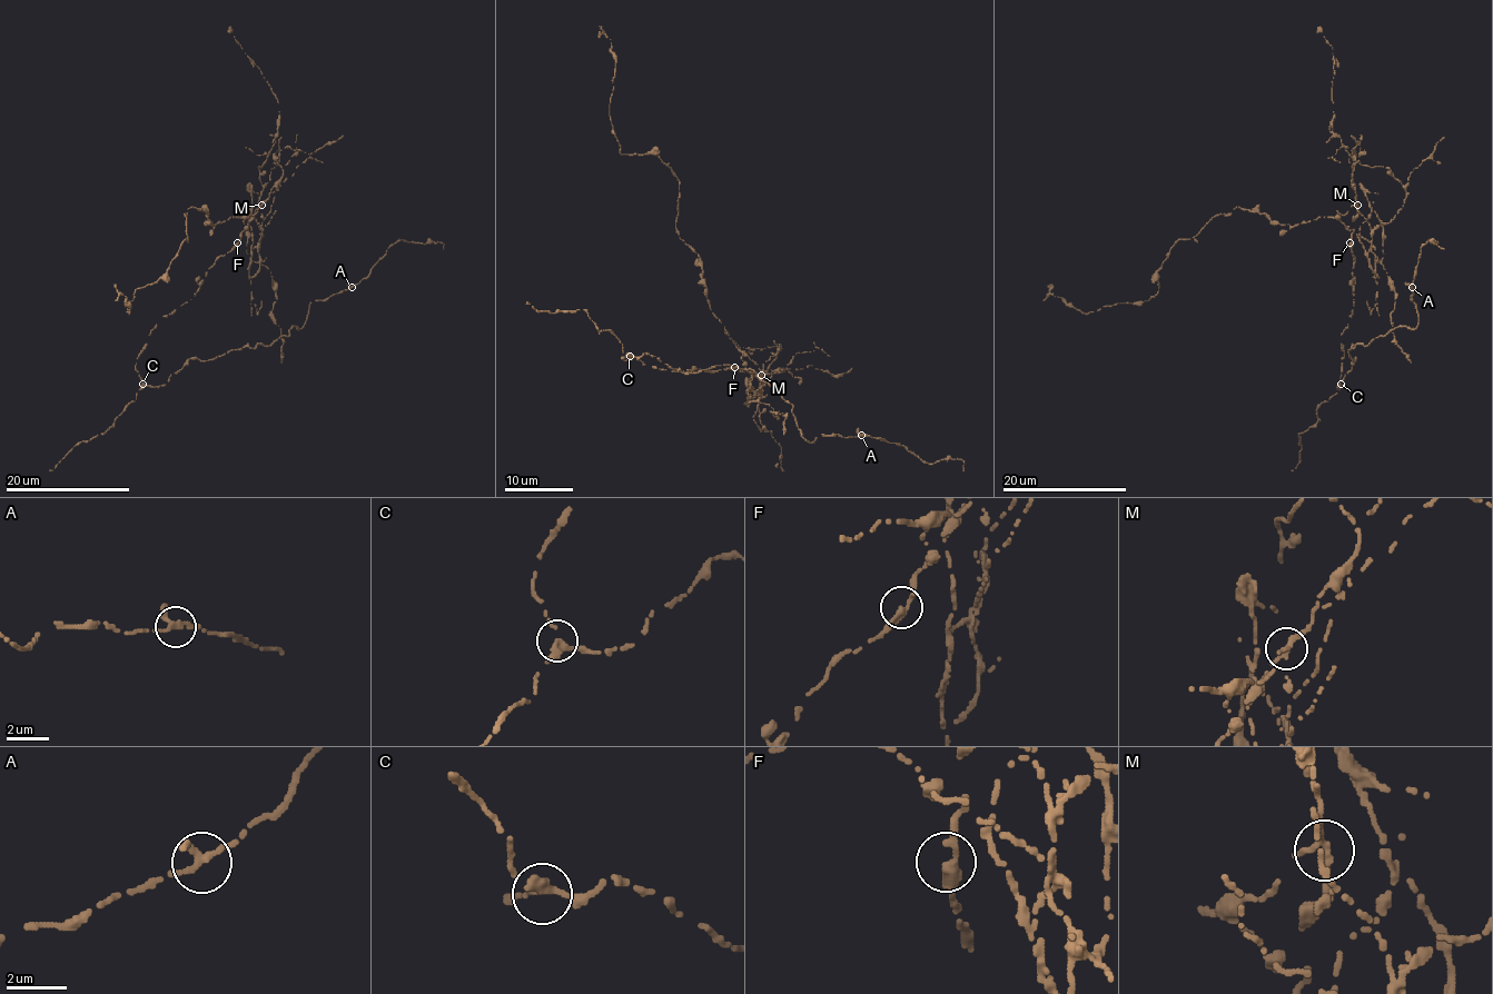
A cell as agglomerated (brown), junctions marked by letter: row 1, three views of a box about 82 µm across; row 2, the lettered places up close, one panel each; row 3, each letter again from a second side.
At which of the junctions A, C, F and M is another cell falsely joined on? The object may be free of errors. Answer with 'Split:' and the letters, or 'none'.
Split: M

